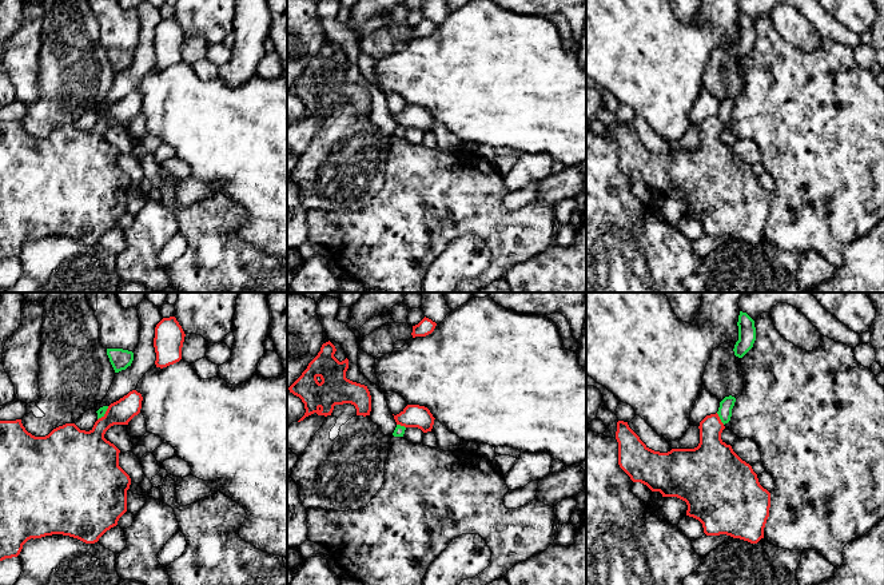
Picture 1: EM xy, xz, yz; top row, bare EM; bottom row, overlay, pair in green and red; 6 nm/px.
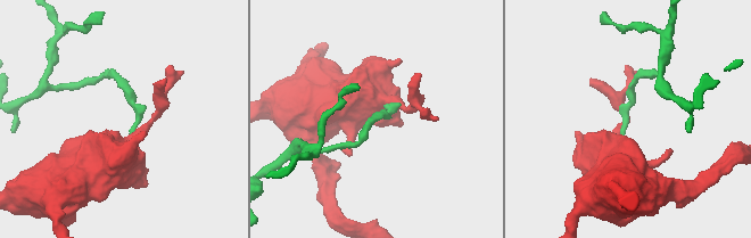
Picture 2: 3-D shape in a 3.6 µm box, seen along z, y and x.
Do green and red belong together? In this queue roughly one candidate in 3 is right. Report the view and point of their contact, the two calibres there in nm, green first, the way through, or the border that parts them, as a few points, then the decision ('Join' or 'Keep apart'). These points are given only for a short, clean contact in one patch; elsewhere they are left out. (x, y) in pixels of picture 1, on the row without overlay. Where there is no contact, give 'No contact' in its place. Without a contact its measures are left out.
Touches green at yz (720, 119). Thickness 80 nm (green) against 240 nm. Boundary: yz (716, 114), (724, 124). Keep apart

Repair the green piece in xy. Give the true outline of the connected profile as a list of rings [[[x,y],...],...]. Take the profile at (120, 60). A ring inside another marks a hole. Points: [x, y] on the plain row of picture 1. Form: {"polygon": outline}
{"polygon": [[[107,49],[107,56],[115,73],[126,71],[134,61],[134,53],[123,49]]]}

